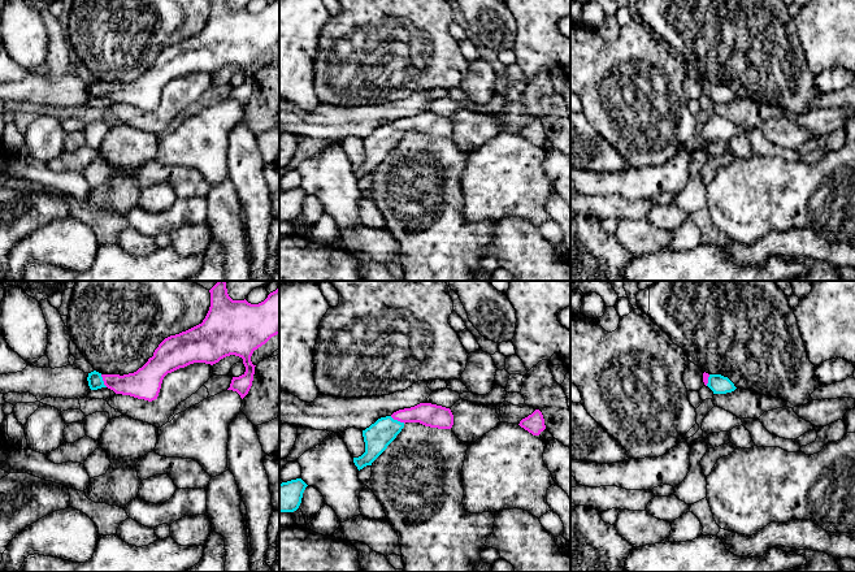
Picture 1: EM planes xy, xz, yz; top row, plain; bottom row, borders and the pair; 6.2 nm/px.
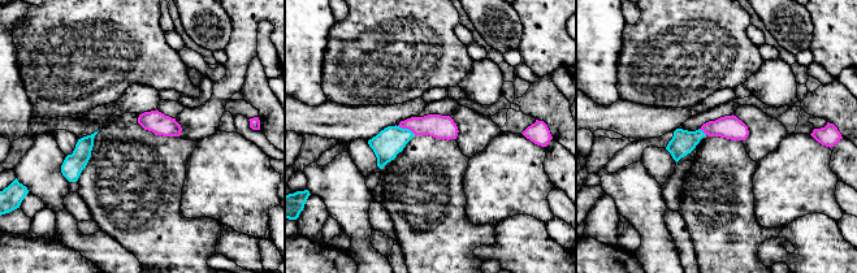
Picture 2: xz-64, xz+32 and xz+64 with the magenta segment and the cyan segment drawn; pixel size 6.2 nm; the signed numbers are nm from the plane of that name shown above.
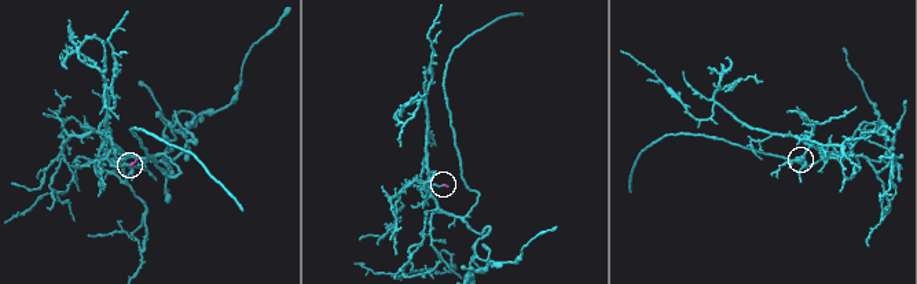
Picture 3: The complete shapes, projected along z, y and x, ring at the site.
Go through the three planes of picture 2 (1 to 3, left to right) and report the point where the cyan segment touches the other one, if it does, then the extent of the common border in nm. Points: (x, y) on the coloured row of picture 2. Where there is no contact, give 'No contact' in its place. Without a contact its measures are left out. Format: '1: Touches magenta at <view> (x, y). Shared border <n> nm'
1: No contact
2: Touches magenta at xz+32 (407, 128). Shared border 130 nm
3: Touches magenta at xz+64 (702, 130). Shared border 70 nm

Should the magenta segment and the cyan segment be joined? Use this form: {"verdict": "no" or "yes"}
{"verdict": "yes"}

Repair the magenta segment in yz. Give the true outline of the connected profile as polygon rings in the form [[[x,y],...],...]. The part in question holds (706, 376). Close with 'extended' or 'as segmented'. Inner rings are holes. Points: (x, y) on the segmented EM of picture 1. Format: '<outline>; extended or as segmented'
[[[704,372],[703,382],[713,391],[713,394],[726,394],[737,389],[728,377],[721,374],[708,374]]]; extended

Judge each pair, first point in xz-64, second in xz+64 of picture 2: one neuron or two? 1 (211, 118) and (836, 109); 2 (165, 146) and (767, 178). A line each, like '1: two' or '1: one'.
1: two
2: two

